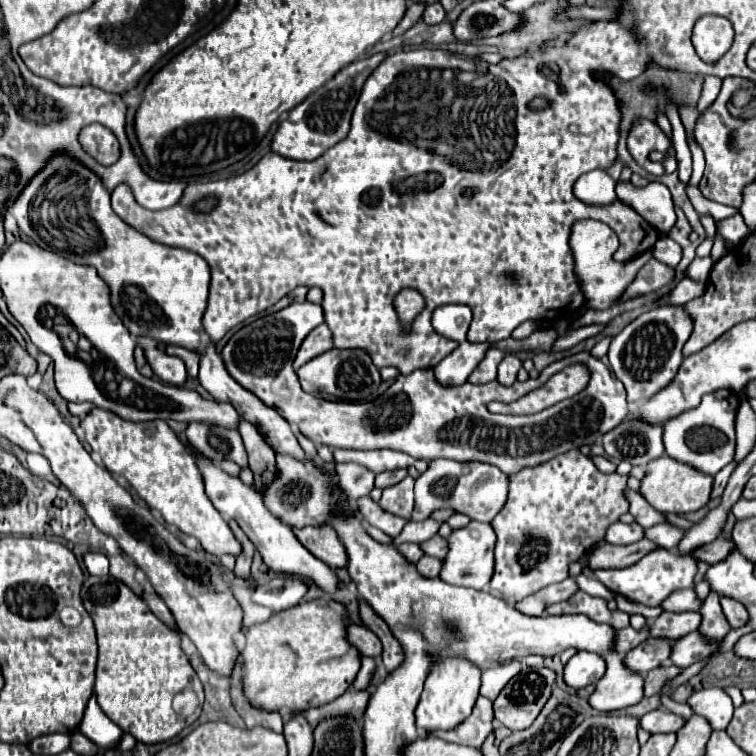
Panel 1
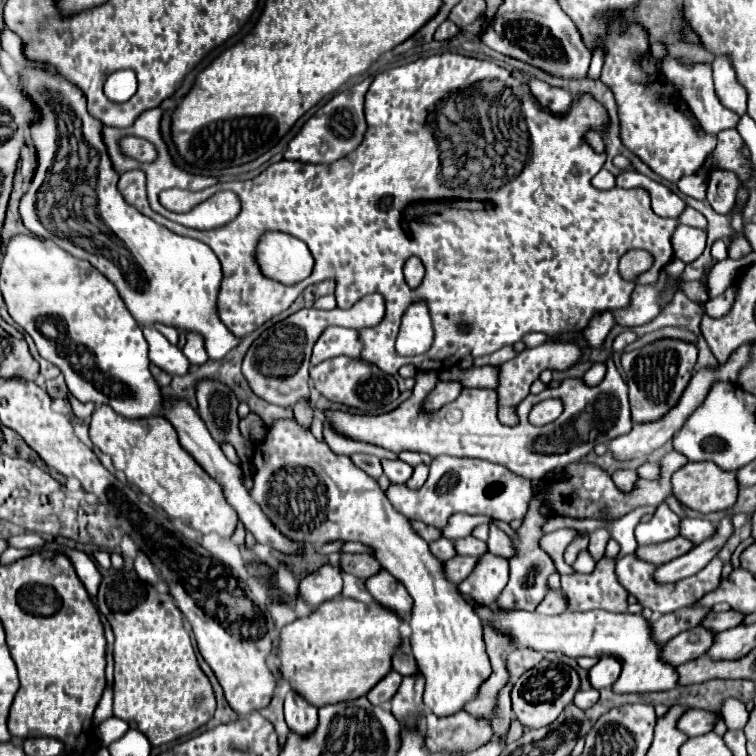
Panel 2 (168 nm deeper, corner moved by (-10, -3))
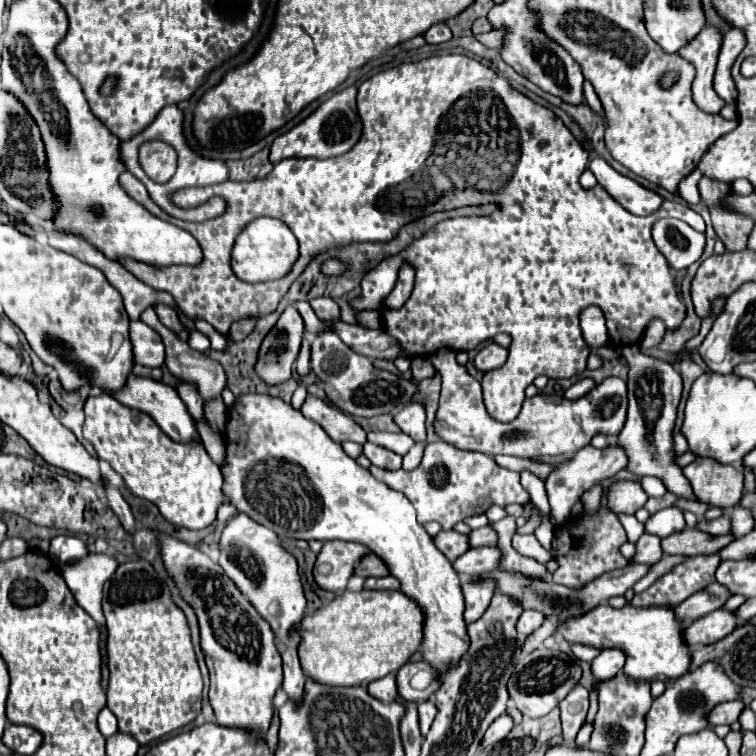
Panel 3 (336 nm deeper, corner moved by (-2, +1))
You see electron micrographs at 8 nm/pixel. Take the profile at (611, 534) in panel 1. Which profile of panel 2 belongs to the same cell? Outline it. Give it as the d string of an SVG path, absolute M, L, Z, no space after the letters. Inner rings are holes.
M662 502L652 520L646 524L636 526L636 540L640 546L650 546L650 544L660 544L666 540L672 540L680 534L680 518L670 510L666 502Z

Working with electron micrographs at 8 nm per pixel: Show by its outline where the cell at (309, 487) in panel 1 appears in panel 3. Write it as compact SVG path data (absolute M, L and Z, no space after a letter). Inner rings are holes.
M240 396L230 408L226 428L226 468L222 468L222 492L232 500L232 504L276 534L288 534L300 540L344 540L364 544L370 552L384 560L388 572L400 580L400 590L424 612L420 644L424 662L430 664L438 676L456 668L470 648L460 578L446 556L442 556L434 546L426 530L418 524L416 512L406 496L400 496L400 492L380 484L366 468L344 454L340 444L328 440L326 432L318 424L312 424L312 420L304 418L284 400L276 400L272 396Z

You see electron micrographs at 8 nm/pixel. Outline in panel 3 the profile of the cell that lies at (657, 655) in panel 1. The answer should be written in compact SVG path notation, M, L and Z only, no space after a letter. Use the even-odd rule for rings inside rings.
M716 610L712 614L702 616L700 620L694 620L690 626L684 628L684 642L688 646L708 646L716 640L728 636L736 628L738 620L734 612Z

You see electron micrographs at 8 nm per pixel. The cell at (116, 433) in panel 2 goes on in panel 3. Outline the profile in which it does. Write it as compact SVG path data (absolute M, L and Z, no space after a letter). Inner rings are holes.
M106 392L88 396L88 400L84 404L84 414L86 414L84 438L94 446L98 458L106 460L124 478L128 490L134 496L156 504L158 510L162 512L162 516L168 522L172 522L174 526L182 526L188 530L204 530L208 526L212 526L212 522L216 520L216 510L224 504L222 472L210 460L210 456L206 454L206 450L200 444L172 442L148 414L120 404Z

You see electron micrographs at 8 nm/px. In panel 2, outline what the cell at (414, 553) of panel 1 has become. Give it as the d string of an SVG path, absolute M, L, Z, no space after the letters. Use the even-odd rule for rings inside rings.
M440 538L440 540L436 540L436 542L432 542L430 544L430 550L432 550L432 554L436 556L436 558L440 558L440 560L450 560L452 556L456 556L456 548L454 548L454 540L448 540L448 538Z

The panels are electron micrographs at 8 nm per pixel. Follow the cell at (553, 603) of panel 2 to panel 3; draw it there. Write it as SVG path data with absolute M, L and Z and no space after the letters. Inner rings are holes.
M524 610L518 620L518 632L524 636L530 634L542 624L542 620L544 620L544 616L540 614L540 610Z

